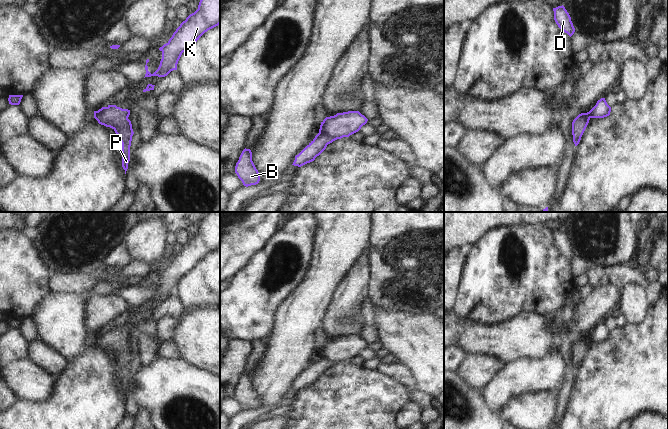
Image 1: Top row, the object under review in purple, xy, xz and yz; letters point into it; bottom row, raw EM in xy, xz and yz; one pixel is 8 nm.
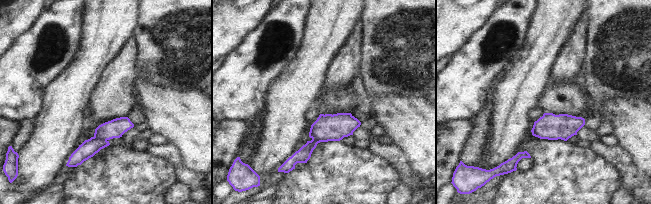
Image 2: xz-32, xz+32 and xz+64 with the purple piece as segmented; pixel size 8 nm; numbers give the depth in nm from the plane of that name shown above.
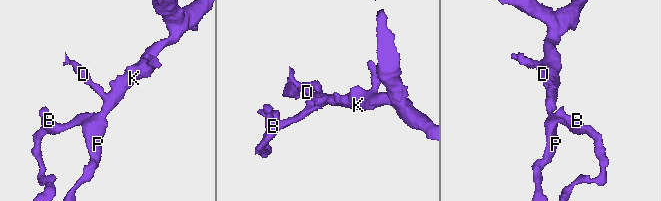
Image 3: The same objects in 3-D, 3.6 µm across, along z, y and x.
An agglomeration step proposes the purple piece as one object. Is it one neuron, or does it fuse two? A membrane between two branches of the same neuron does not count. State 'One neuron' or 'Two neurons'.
Two neurons

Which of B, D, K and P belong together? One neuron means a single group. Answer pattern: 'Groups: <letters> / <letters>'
Groups: B / D K P

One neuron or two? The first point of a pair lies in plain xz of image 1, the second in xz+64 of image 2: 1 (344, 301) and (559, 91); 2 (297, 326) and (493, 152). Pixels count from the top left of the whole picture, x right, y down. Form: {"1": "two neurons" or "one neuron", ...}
{"1": "two neurons", "2": "one neuron"}

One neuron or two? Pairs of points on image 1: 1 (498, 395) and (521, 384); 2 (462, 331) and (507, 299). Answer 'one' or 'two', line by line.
1: one
2: two

